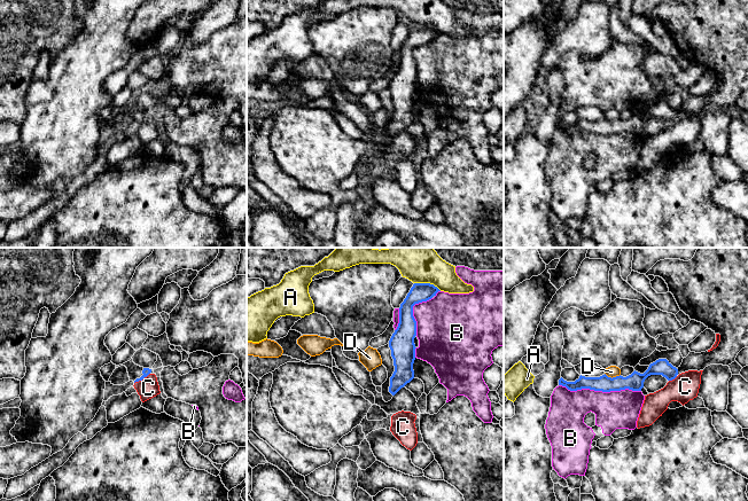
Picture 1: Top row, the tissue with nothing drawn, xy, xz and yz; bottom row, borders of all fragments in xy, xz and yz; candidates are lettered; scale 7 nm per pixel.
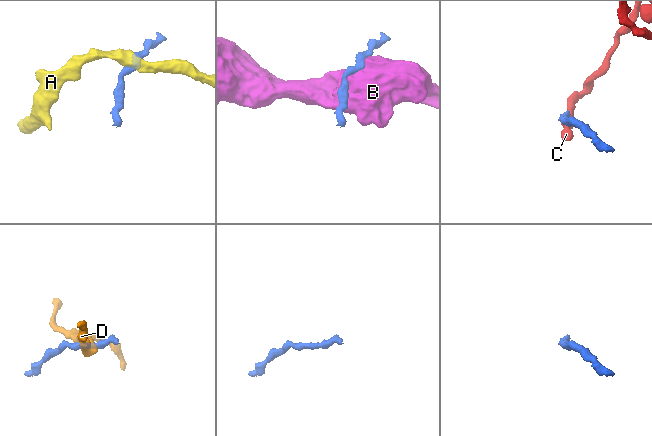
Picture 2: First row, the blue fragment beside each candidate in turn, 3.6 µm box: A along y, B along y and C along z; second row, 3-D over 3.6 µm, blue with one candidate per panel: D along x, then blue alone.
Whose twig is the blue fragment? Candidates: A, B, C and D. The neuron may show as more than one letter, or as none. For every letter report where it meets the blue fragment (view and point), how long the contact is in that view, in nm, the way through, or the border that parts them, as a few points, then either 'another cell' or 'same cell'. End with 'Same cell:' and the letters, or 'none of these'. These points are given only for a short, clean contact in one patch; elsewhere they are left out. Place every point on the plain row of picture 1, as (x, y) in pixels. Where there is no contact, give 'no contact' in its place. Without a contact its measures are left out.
A: contact xz (428, 26); length 200 nm; border xz (414, 25), (429, 25), (441, 33); another cell
B: contact yz (600, 133); length 600 nm; another cell
C: contact xy (141, 123); length 130 nm; border xy (149, 116), (134, 126); another cell
D: contact yz (613, 120); length 110 nm; border yz (605, 116), (612, 120), (620, 118); another cell
Same cell: none of these

